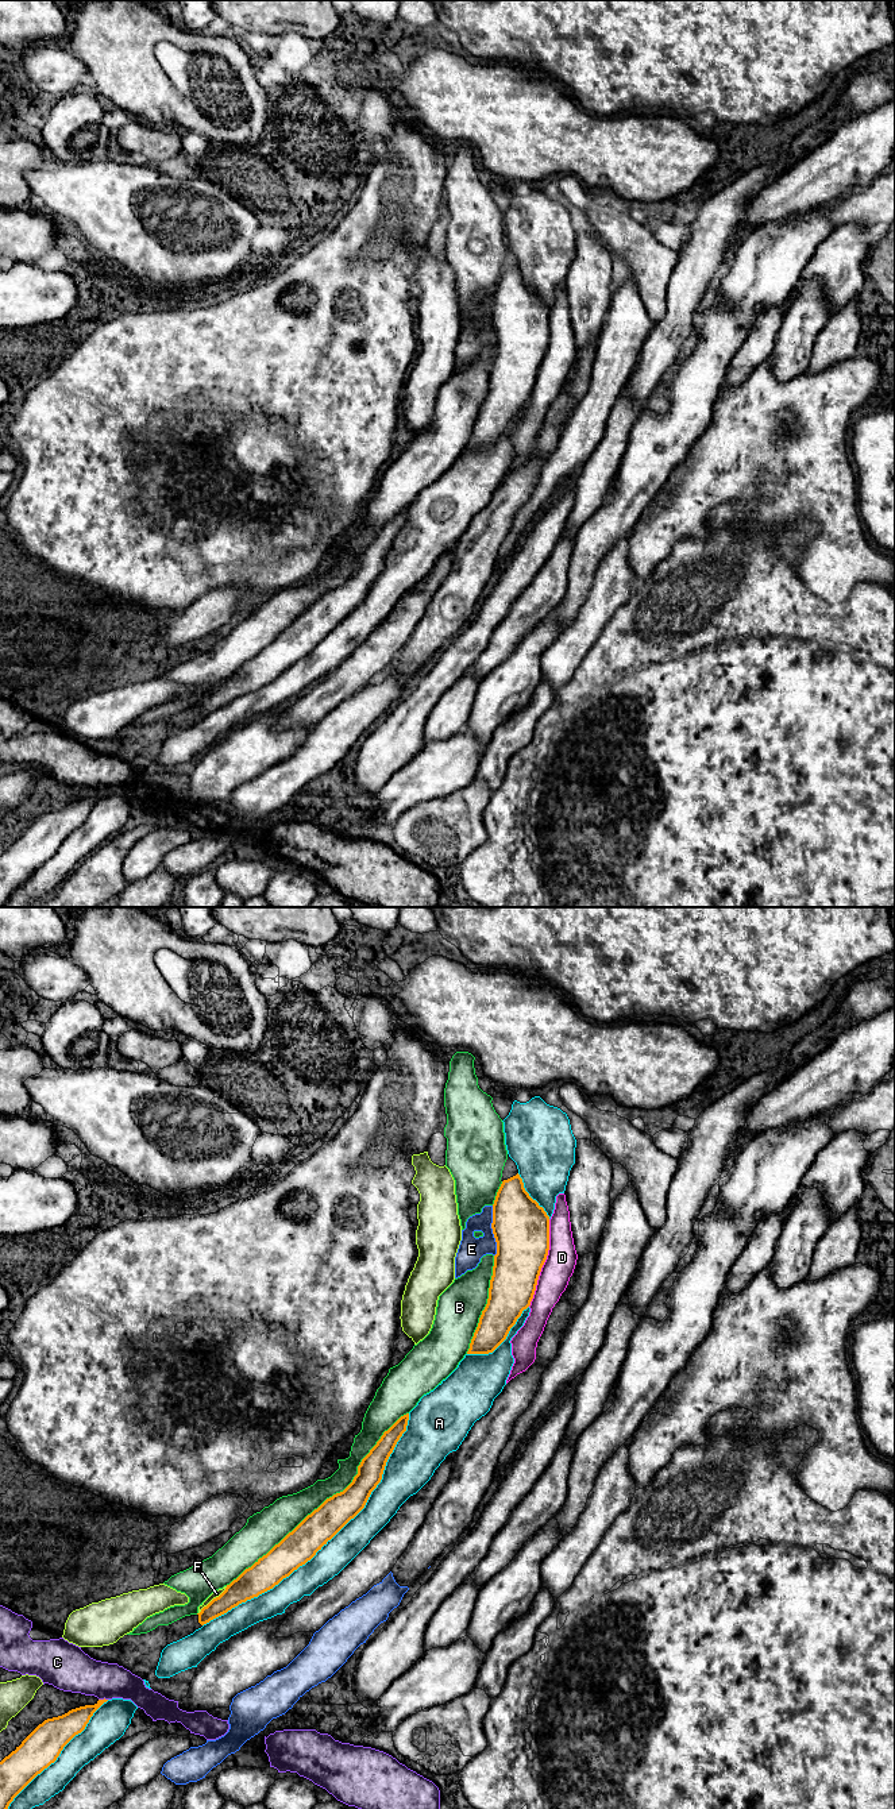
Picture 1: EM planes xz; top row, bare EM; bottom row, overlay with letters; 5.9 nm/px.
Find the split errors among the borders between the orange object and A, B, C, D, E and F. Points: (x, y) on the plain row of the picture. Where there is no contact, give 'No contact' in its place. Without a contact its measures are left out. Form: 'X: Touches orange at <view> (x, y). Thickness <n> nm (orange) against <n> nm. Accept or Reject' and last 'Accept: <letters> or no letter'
A: Touches orange at xz (330, 632). Thickness 200 nm (orange) against 180 nm. Reject
B: Touches orange at xz (326, 593). Thickness 200 nm (orange) against 200 nm. Reject
C: Touches orange at xz (104, 791). Thickness 140 nm (orange) against 260 nm. Reject
D: Touches orange at xz (544, 354). Thickness 340 nm (orange) against 180 nm. Reject
E: Touches orange at xz (493, 324). Thickness 340 nm (orange) against 150 nm. Reject
F: Touches orange at xz (213, 691). Thickness 170 nm (orange) against 50 nm. Reject
Accept: no letter

